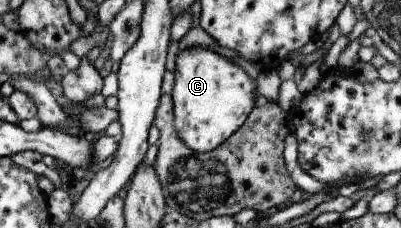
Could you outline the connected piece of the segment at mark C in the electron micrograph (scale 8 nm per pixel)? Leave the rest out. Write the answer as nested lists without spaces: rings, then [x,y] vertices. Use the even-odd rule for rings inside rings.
[[[189,46],[175,54],[171,101],[173,127],[192,151],[205,153],[222,144],[246,120],[255,102],[255,81],[244,70],[211,49]]]

